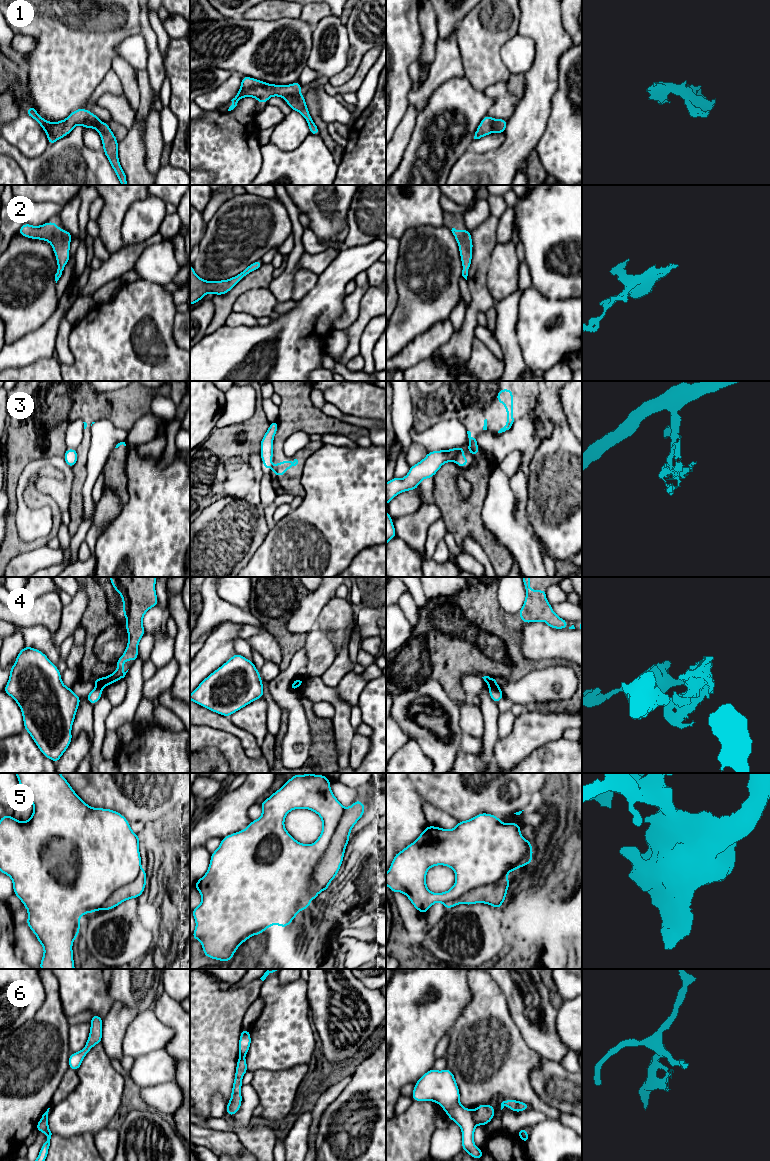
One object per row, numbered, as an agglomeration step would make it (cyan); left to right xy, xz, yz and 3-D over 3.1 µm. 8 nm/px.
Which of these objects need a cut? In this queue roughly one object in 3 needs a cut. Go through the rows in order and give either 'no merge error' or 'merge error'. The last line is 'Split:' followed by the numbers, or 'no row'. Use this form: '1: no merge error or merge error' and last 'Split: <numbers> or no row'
1: no merge error
2: no merge error
3: merge error
4: merge error
5: merge error
6: merge error
Split: 3, 4, 5, 6

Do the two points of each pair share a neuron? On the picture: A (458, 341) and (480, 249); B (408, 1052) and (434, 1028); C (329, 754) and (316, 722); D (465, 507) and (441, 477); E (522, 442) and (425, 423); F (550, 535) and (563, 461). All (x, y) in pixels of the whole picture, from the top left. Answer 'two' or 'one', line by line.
A: one
B: one
C: one
D: one
E: two
F: one

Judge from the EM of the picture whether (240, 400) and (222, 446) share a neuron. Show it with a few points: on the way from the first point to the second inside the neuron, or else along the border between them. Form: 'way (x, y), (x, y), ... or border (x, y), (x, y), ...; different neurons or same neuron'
border (253, 415), (238, 423), (215, 427); different neurons

